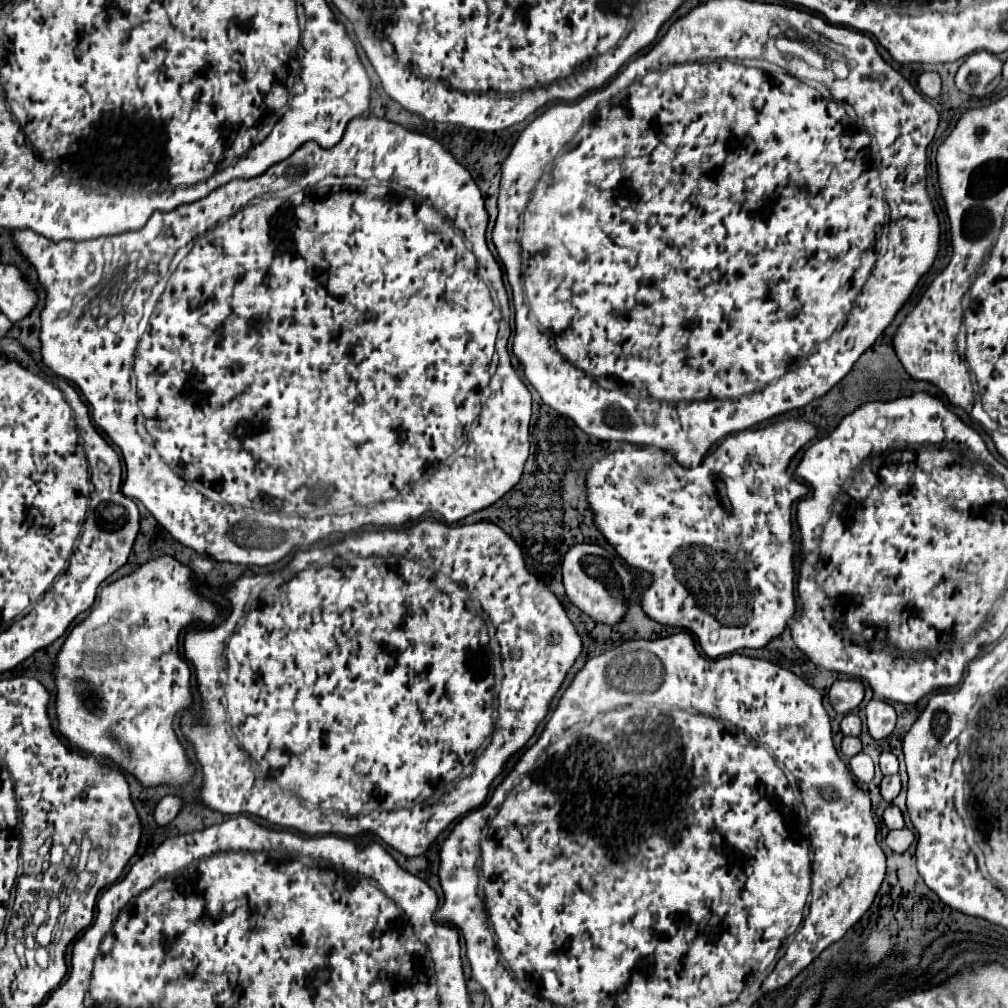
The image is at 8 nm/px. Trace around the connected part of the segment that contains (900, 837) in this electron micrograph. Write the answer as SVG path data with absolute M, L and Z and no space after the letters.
M899 829L899 831L889 831L889 835L885 837L885 843L891 851L895 853L903 853L909 849L909 845L913 843L913 833L909 829Z

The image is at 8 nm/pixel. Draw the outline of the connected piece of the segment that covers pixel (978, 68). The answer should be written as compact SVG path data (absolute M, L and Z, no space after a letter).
M979 51L975 55L969 55L967 61L959 67L955 83L967 95L989 95L999 85L999 81L993 79L1001 77L1001 65L1003 63L993 53Z

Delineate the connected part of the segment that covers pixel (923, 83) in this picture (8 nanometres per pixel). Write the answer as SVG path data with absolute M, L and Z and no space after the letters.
M927 71L927 73L921 73L917 77L917 87L923 95L927 97L937 97L941 93L941 77L939 73L935 71Z

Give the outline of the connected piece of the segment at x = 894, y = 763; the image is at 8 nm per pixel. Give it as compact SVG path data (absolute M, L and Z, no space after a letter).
M881 753L881 759L879 759L879 765L881 765L881 771L883 775L895 775L899 771L899 761L893 753Z

